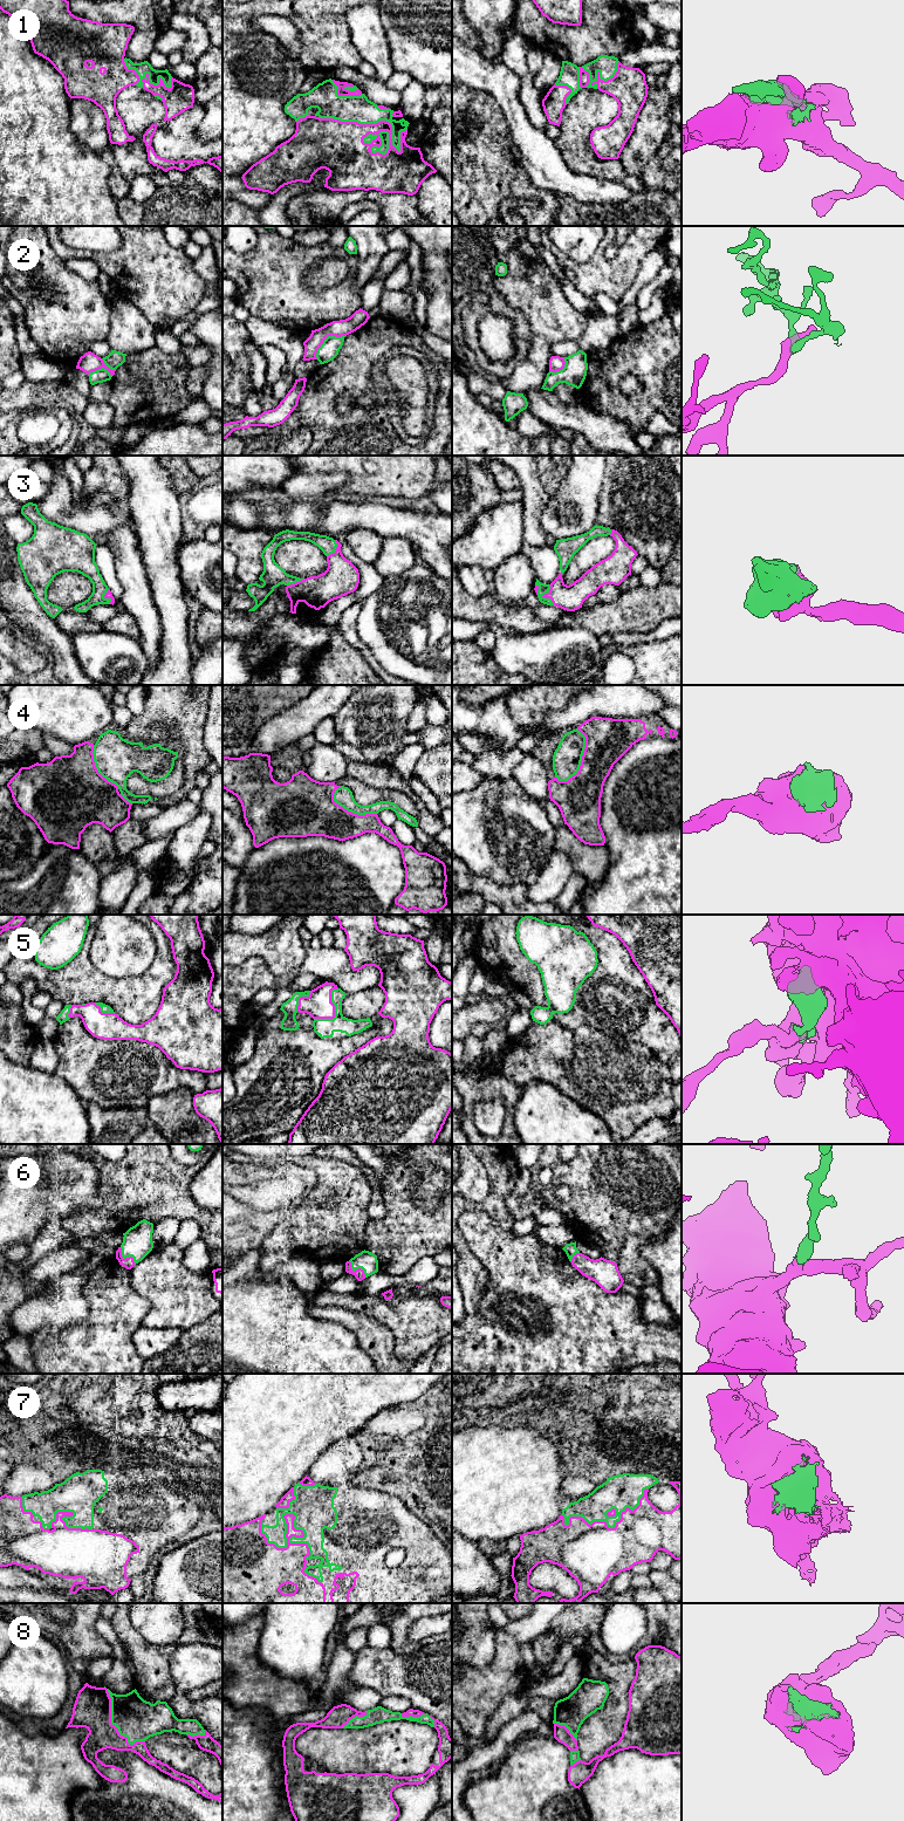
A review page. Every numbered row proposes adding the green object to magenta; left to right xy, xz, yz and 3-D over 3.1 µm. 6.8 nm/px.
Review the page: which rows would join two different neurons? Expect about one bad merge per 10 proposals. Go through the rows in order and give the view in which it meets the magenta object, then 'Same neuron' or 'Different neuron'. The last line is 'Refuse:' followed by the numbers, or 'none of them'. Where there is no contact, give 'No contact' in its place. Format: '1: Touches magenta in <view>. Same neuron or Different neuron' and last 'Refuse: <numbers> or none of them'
1: Touches magenta in xz. Same neuron
2: Touches magenta in xy. Different neuron
3: Touches magenta in yz. Same neuron
4: Touches magenta in yz. Different neuron
5: Touches magenta in xz. Same neuron
6: Touches magenta in xy. Same neuron
7: Touches magenta in xz. Same neuron
8: Touches magenta in xy. Same neuron
Refuse: 2, 4

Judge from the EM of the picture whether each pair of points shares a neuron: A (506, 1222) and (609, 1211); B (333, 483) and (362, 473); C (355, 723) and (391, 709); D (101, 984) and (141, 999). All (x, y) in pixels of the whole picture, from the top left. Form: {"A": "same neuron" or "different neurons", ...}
{"A": "different neurons", "B": "different neurons", "C": "same neuron", "D": "same neuron"}

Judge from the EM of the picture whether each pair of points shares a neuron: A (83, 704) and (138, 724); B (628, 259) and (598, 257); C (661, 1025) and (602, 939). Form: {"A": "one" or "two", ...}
{"A": "two", "B": "one", "C": "one"}

